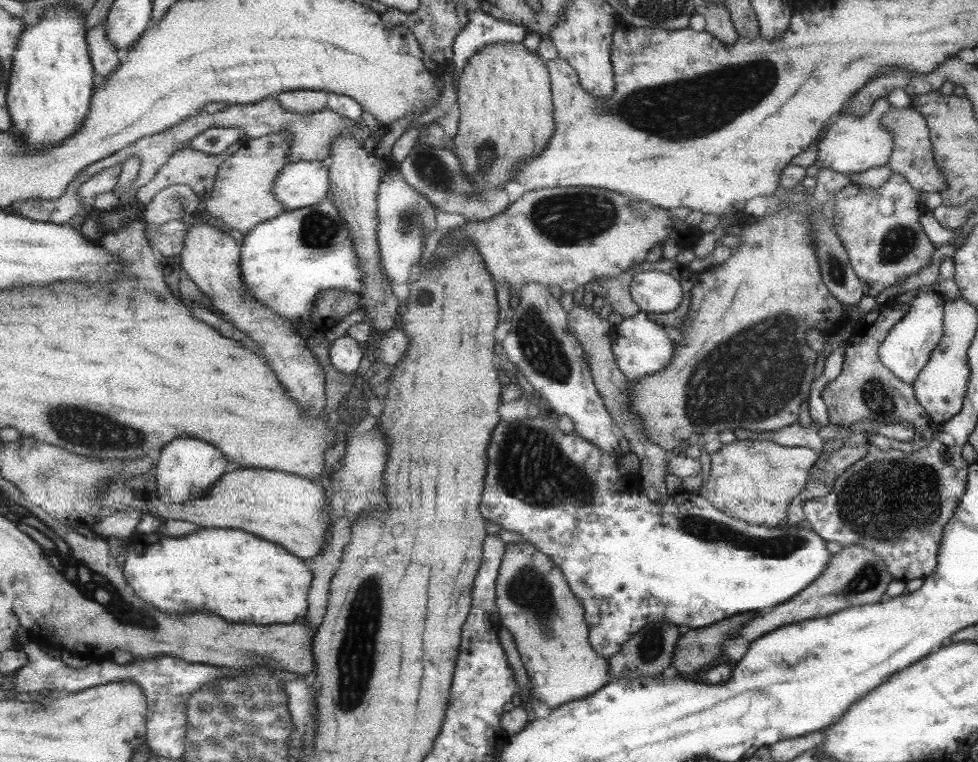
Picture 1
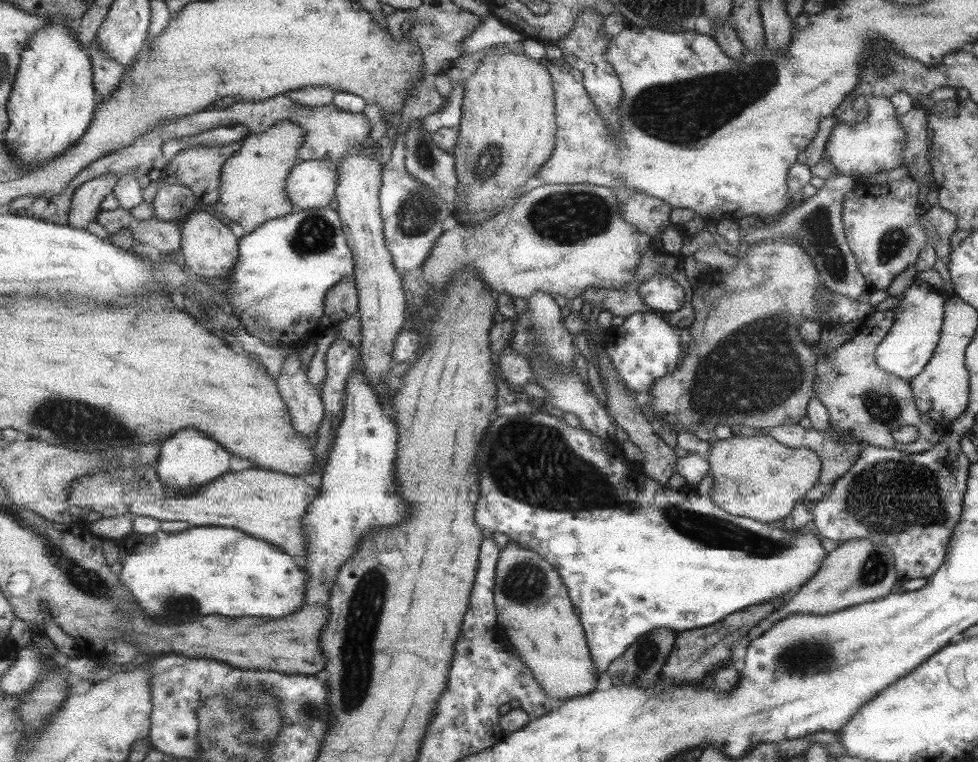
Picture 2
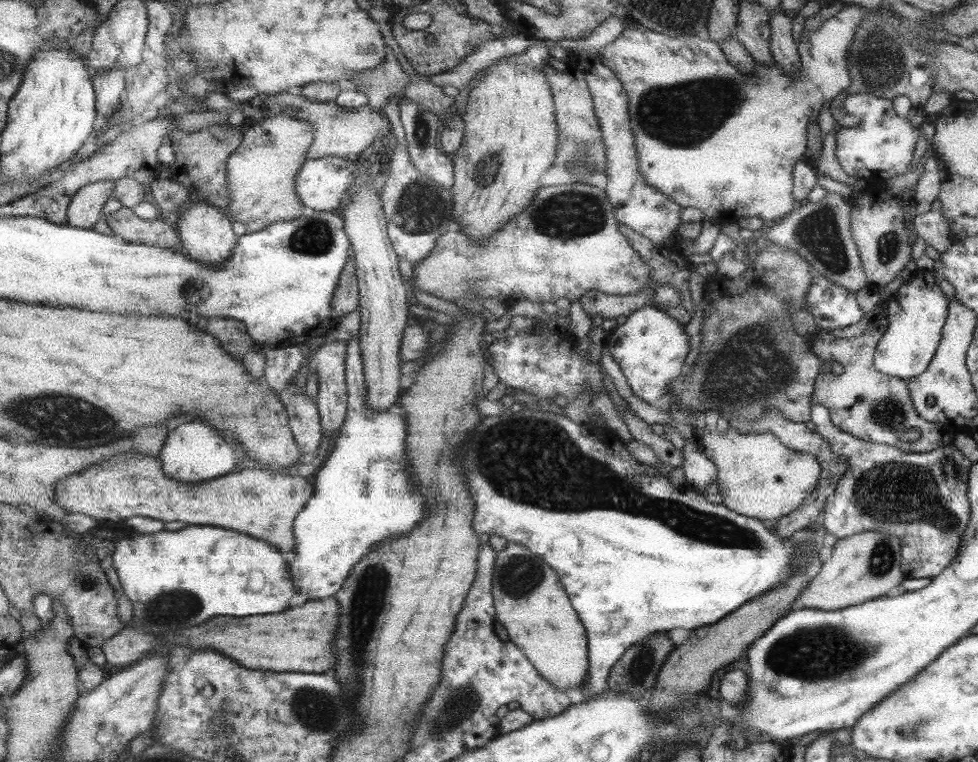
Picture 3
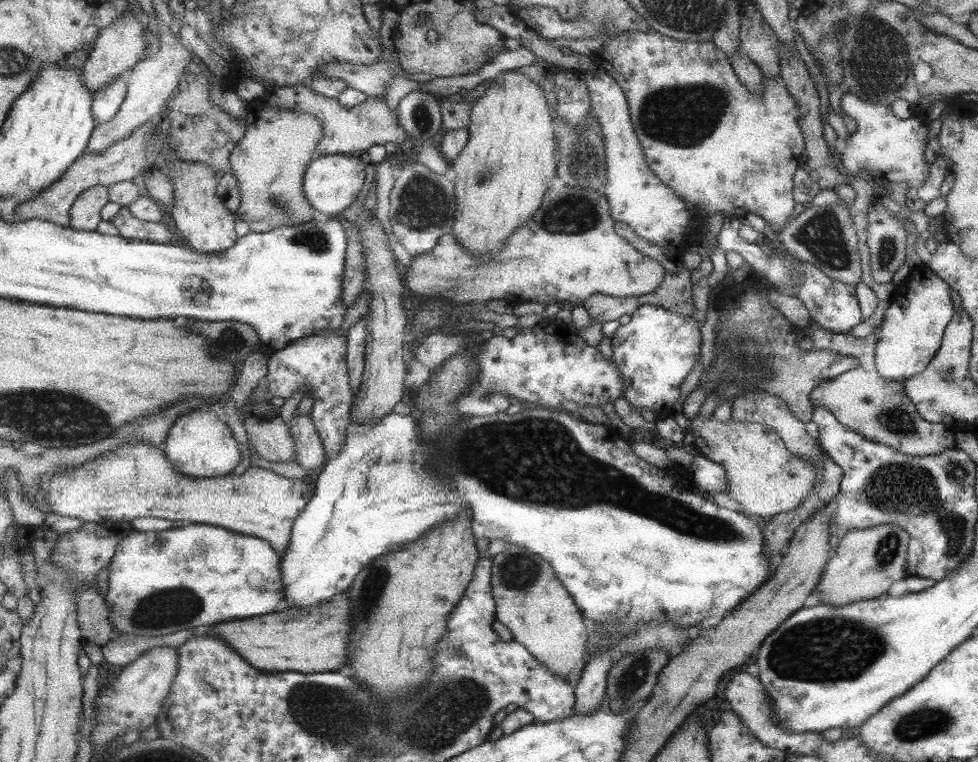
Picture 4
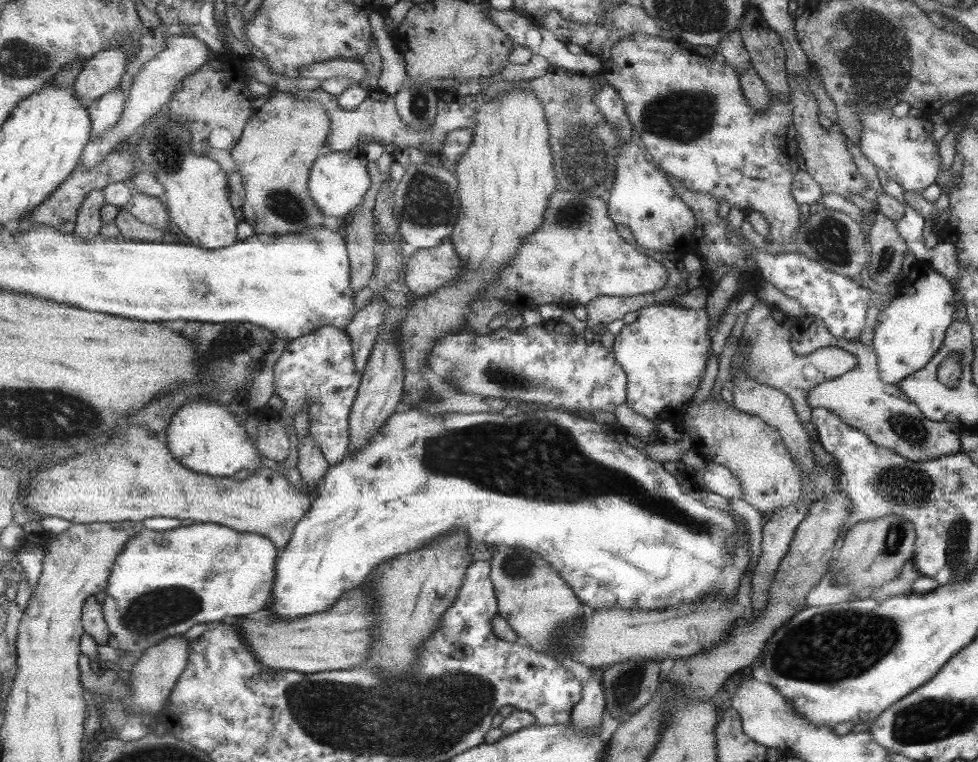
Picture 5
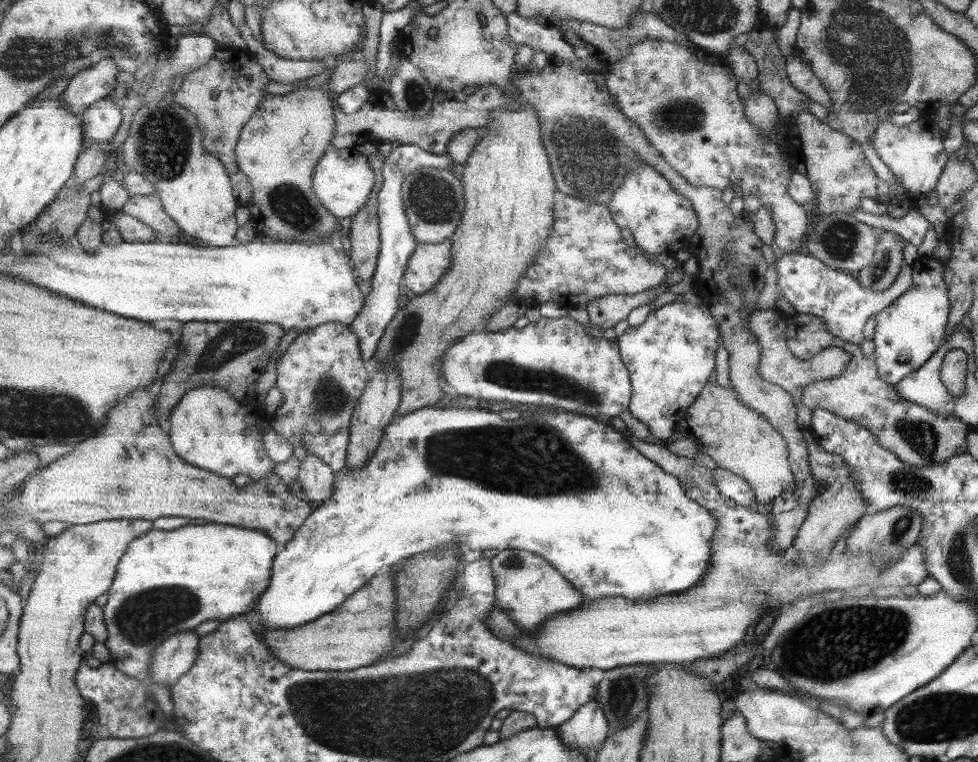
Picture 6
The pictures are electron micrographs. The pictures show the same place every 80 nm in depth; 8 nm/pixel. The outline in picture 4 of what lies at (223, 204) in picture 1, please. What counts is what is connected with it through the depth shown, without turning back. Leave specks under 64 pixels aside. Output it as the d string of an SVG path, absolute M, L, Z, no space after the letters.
M255 98L249 104L246 123L245 136L230 158L242 194L237 217L246 222L250 231L258 233L311 222L319 212L307 198L303 183L319 143L326 136L324 122L313 114L266 106L264 100Z

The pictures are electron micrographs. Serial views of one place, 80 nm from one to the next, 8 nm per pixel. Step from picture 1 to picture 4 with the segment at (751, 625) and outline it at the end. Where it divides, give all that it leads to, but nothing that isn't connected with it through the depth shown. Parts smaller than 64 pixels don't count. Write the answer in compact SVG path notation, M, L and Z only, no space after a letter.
M882 524L861 530L851 530L839 535L839 546L827 561L819 583L811 596L825 604L841 606L865 598L875 598L886 592L893 583L901 580L906 572L906 554L909 534L895 524Z

